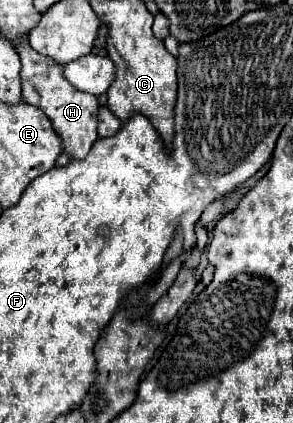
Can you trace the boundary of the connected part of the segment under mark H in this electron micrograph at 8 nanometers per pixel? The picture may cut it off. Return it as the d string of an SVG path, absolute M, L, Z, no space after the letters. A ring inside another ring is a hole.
M19 39L19 57L21 57L21 81L23 81L23 101L31 103L39 109L45 111L45 115L51 119L55 131L63 139L65 153L69 153L73 159L83 159L93 143L99 139L97 137L97 111L99 111L99 101L95 95L83 93L75 89L65 77L63 77L63 65L53 61L51 57L39 55L27 39Z

